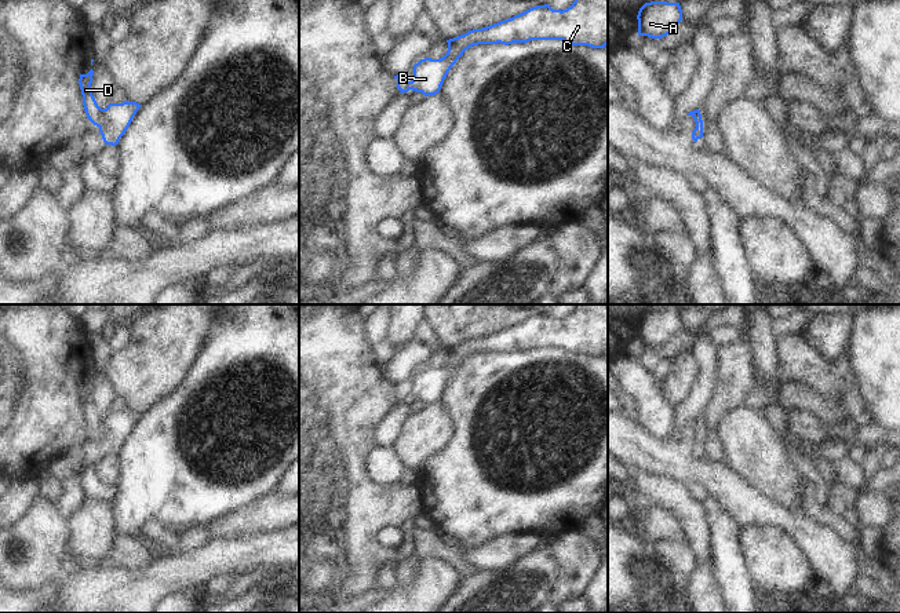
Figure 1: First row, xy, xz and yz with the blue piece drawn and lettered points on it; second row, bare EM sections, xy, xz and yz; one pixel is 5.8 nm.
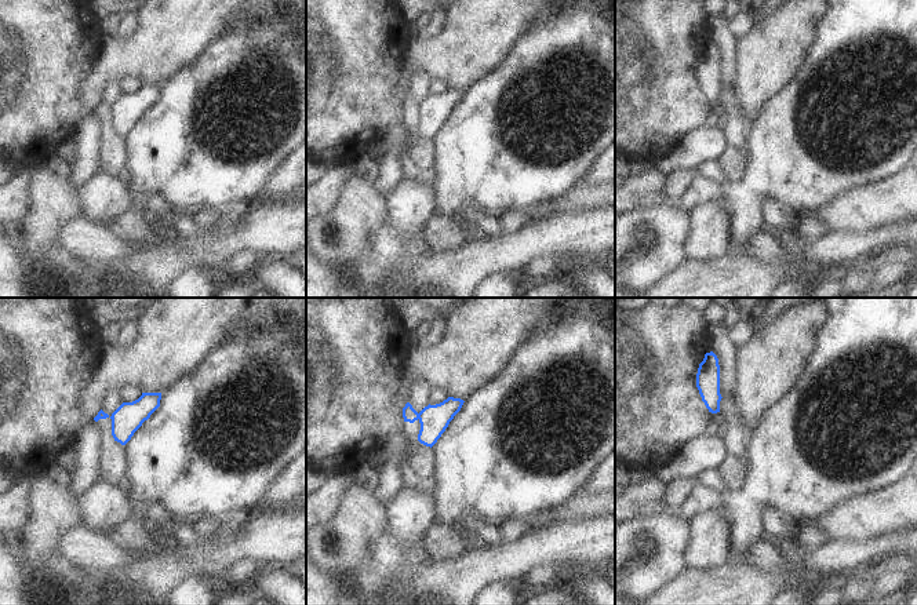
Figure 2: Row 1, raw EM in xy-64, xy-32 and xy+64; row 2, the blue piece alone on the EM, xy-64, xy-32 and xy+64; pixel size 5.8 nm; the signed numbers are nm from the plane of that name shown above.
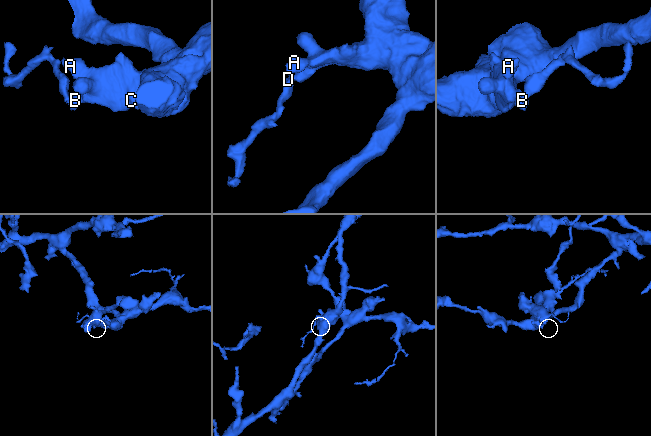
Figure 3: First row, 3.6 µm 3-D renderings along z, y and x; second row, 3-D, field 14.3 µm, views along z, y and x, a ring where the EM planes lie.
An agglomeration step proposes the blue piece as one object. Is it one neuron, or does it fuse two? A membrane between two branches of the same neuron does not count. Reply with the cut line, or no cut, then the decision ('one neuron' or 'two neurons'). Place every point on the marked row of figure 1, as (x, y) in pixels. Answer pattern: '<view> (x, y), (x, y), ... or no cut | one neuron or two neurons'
xy (104, 109), (99, 130) | two neurons

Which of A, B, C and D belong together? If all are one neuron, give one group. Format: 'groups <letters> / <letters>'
groups A B C / D

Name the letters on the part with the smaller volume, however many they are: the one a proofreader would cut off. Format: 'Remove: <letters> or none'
Remove: D

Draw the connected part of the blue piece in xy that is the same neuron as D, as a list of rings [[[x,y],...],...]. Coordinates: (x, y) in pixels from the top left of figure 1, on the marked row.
[[[92,69],[87,74],[80,74],[79,84],[83,95],[83,106],[85,109],[84,112],[88,120],[101,129],[103,109],[98,106],[92,95],[91,91],[92,76],[94,76]]]

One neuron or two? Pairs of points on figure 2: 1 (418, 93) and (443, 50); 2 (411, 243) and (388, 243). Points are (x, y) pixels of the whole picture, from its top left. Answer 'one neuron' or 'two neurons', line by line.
1: two neurons
2: one neuron

